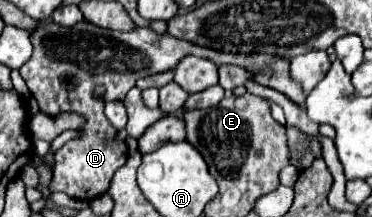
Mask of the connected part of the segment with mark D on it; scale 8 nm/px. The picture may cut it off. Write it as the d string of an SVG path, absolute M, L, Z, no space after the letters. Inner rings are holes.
M40 21L40 29L36 29L36 33L32 33L32 45L34 45L34 55L32 59L20 67L20 75L26 81L32 97L38 101L38 107L42 113L46 113L48 117L56 117L60 113L78 113L84 117L84 125L80 127L80 137L76 141L68 141L62 149L58 149L56 153L56 165L54 165L54 177L50 183L52 191L62 191L74 199L82 199L82 201L92 201L98 195L102 195L104 191L108 191L110 181L114 177L114 173L124 165L126 157L128 157L128 149L126 143L114 141L116 139L116 129L112 127L112 123L106 119L104 115L104 103L108 101L122 101L126 97L126 93L136 85L136 81L140 77L148 77L148 75L156 75L168 69L174 69L178 65L180 59L184 59L186 55L196 55L196 57L204 57L210 59L212 63L220 65L238 65L244 67L250 75L252 81L264 85L264 87L272 87L280 93L284 93L292 103L296 103L298 107L306 109L304 101L304 89L300 87L300 83L296 83L290 77L290 59L288 57L278 57L278 55L266 55L266 53L222 53L222 51L214 51L208 47L198 47L192 45L188 41L182 39L174 39L168 35L158 37L152 29L132 29L128 33L122 31L110 31L110 29L100 29L96 25L88 25L86 21L80 21L78 25L74 25L72 29L62 29L56 23L42 23ZM96 85L104 85L106 87L106 97L104 99L94 99L92 91Z

